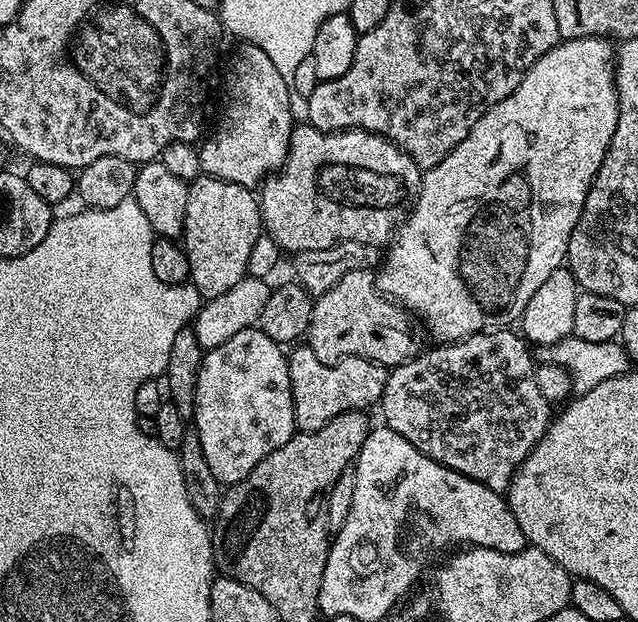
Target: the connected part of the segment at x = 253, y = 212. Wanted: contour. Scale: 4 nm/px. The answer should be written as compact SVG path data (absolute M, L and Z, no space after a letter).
M205 174L188 184L182 247L188 259L190 283L199 290L204 300L213 300L218 298L218 294L226 294L226 290L238 286L238 282L242 282L249 275L250 252L261 233L260 201L253 189Z

